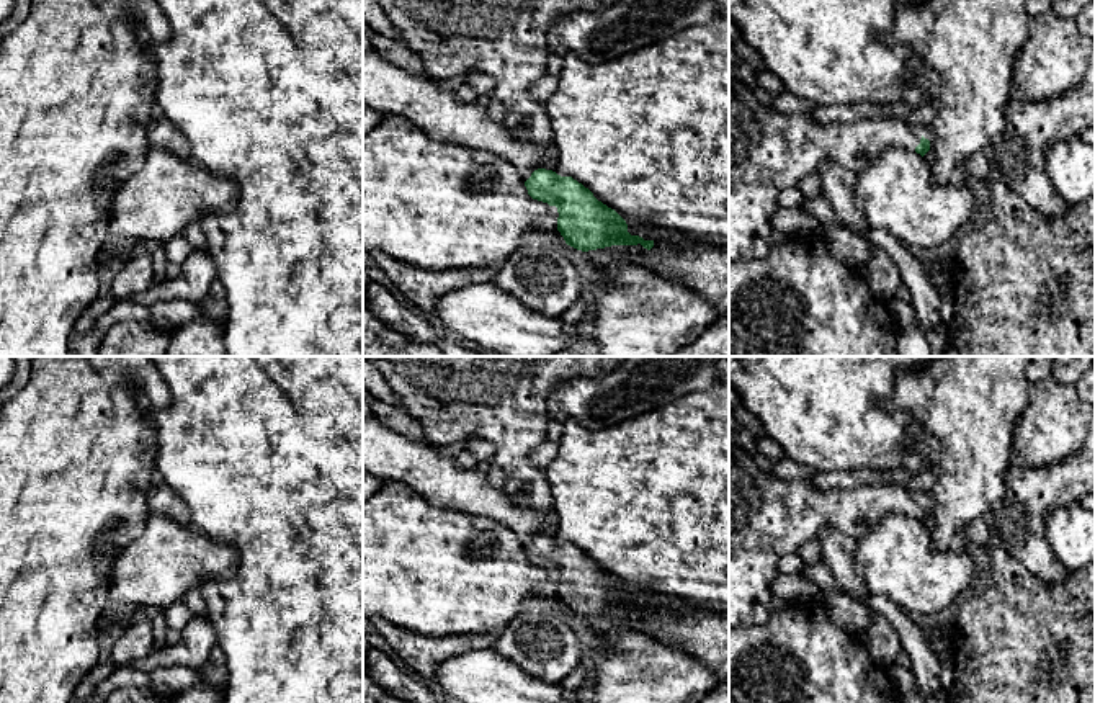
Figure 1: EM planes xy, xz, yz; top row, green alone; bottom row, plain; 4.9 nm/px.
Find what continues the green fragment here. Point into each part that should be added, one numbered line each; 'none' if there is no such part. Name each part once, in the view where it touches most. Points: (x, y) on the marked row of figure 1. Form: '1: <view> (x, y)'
1: yz (768, 151)

